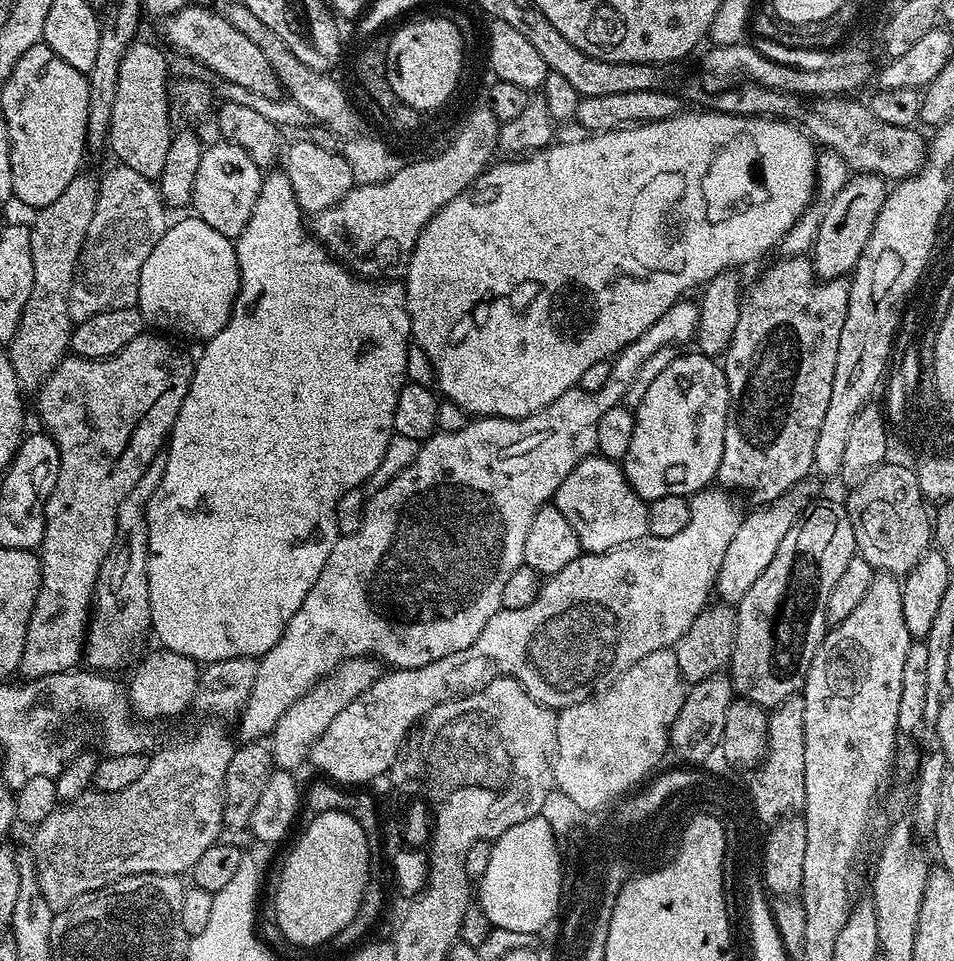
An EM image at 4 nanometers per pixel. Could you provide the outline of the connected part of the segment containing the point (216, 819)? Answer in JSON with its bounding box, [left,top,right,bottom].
[31,732,234,910]

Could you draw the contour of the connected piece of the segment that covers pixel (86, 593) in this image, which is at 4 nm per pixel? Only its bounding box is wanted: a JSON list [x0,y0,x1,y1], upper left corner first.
[18,334,194,680]

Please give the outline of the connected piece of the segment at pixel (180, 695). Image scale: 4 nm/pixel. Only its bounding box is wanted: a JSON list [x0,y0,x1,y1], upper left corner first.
[127,650,202,722]

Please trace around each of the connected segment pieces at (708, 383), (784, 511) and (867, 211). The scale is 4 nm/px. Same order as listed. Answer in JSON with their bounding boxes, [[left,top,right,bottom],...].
[[622,350,728,501],[715,486,808,602],[810,172,890,280]]

